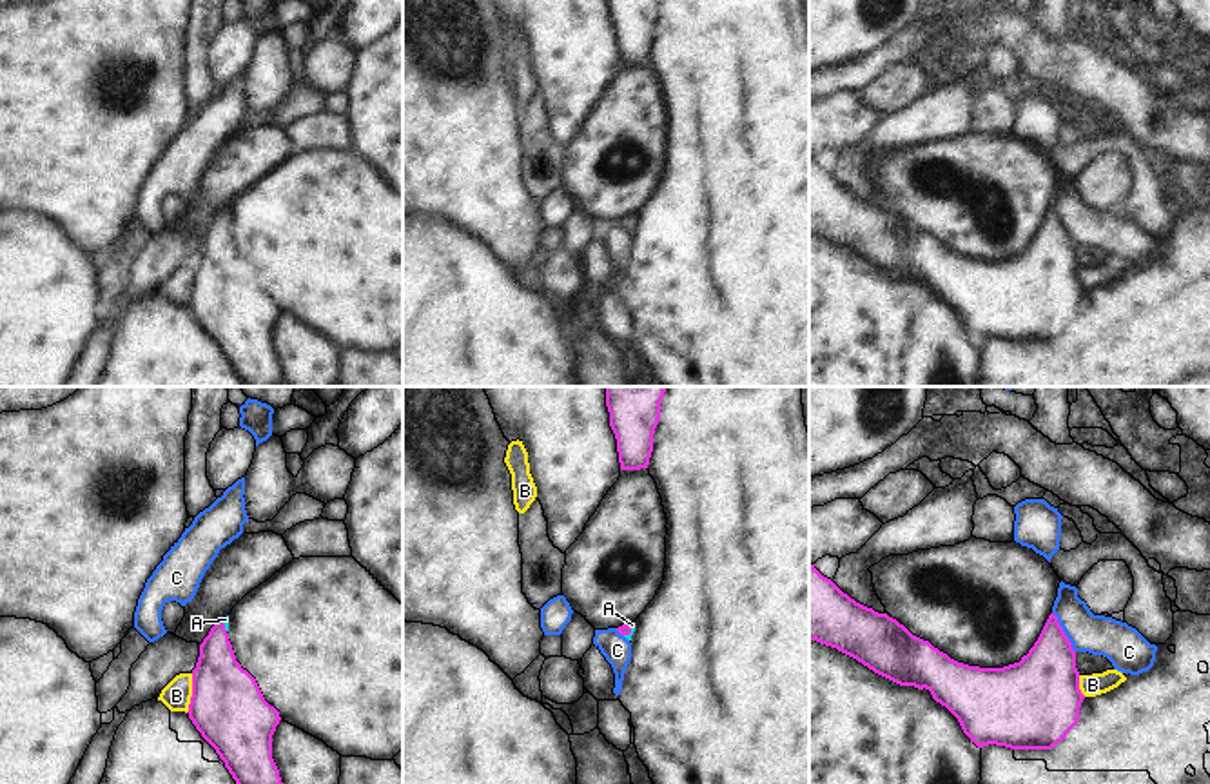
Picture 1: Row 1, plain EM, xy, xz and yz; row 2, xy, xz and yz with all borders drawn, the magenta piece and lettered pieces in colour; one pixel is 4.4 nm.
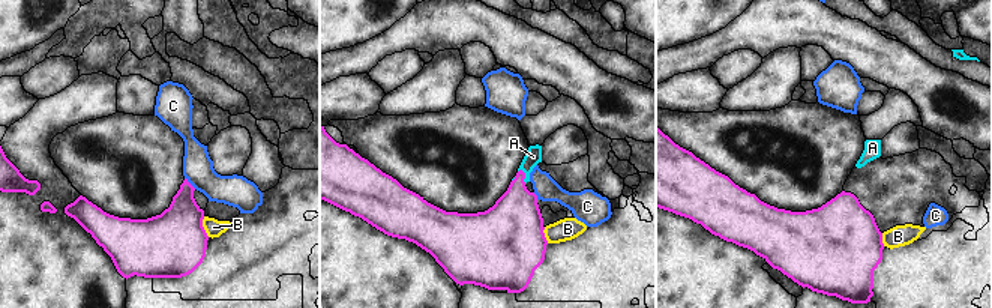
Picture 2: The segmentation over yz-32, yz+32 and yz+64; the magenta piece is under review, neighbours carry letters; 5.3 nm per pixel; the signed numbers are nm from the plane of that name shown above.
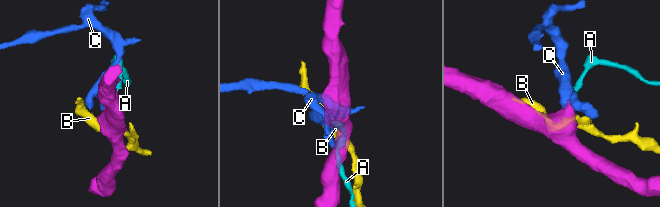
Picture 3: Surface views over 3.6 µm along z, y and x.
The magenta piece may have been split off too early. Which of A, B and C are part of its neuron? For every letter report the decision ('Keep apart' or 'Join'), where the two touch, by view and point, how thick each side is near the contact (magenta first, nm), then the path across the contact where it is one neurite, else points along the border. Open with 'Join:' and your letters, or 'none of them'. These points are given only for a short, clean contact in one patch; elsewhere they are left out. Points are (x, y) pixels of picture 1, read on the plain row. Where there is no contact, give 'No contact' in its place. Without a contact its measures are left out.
Join: A
A: Join. Touches magenta at xz (630, 225). Thickness 50 nm (magenta) against 20 nm. Path across: xz (624, 224), (630, 225), (632, 218)
B: Keep apart. Touches magenta at xy (193, 287). Thickness 320 nm (magenta) against 130 nm
C: Keep apart. Touches magenta at yz (1063, 225). Thickness 300 nm (magenta) against 180 nm. Boundary: yz (1053, 205), (1074, 245)

